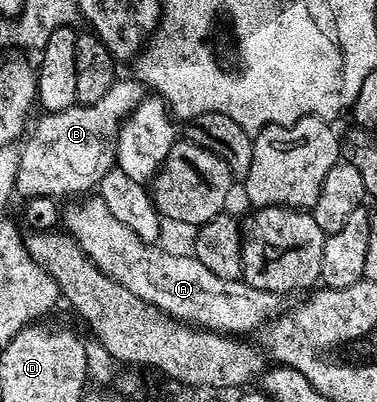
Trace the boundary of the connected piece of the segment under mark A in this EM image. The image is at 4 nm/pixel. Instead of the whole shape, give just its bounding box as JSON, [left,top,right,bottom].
[63,195,281,335]

